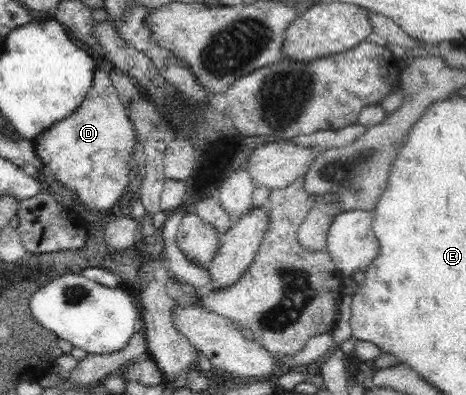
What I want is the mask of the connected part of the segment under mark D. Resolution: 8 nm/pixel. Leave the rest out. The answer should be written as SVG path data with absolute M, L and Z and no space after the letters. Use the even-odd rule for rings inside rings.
M96 67L93 71L93 81L89 91L85 94L81 105L69 117L53 124L44 133L37 135L32 141L32 146L45 169L51 169L55 177L67 189L79 195L79 199L86 206L104 212L113 207L118 200L126 196L130 175L134 171L133 160L138 139L127 108L123 106L119 92L112 83L110 75Z

